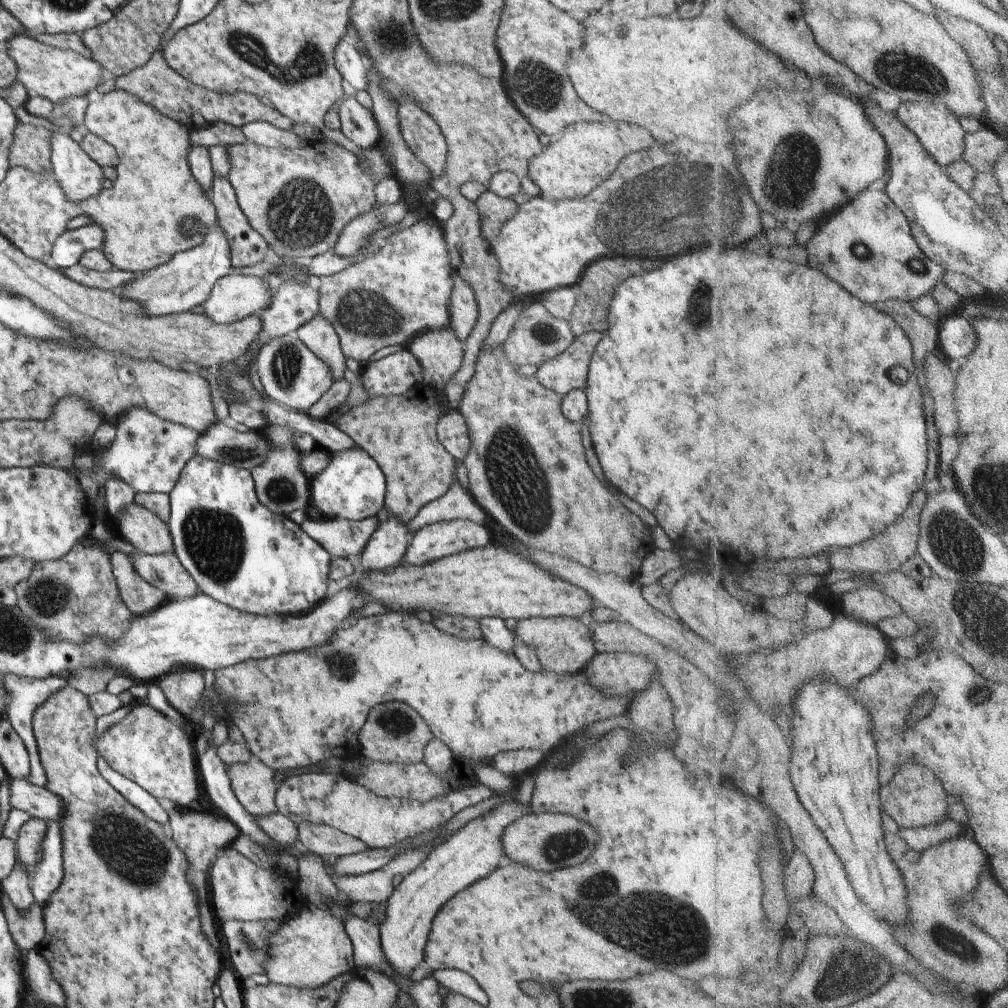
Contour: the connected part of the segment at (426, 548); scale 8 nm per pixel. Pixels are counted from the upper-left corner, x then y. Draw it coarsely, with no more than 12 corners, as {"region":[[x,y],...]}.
{"region":[[442,520],[412,535],[398,566],[428,562],[490,544],[484,524]]}

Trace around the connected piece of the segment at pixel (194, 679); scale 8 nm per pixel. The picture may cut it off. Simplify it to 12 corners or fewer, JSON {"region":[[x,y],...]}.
{"region":[[178,668],[157,682],[182,716],[200,706],[204,672]]}

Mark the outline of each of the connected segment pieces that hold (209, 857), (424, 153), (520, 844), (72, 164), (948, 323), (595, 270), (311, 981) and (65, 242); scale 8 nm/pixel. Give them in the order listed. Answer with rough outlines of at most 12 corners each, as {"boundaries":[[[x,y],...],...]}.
{"boundaries":[[[168,811],[174,842],[188,854],[202,932],[214,946],[208,868],[241,832],[224,816]],[[408,96],[398,103],[402,138],[432,179],[446,166],[438,122]],[[558,812],[525,814],[500,838],[542,872],[580,864],[598,836]],[[66,116],[51,120],[49,160],[70,202],[102,192],[104,173],[70,137]],[[947,316],[940,327],[946,356],[965,363],[978,348],[974,323]],[[600,258],[575,288],[575,336],[608,330],[610,288],[662,260]],[[309,901],[268,940],[264,972],[316,990],[351,973],[344,922]],[[104,228],[66,230],[54,242],[51,264],[72,268],[86,250],[104,248]]]}

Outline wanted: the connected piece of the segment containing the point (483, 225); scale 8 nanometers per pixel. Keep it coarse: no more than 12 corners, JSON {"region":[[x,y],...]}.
{"region":[[484,192],[478,202],[480,232],[492,242],[520,208]]}

